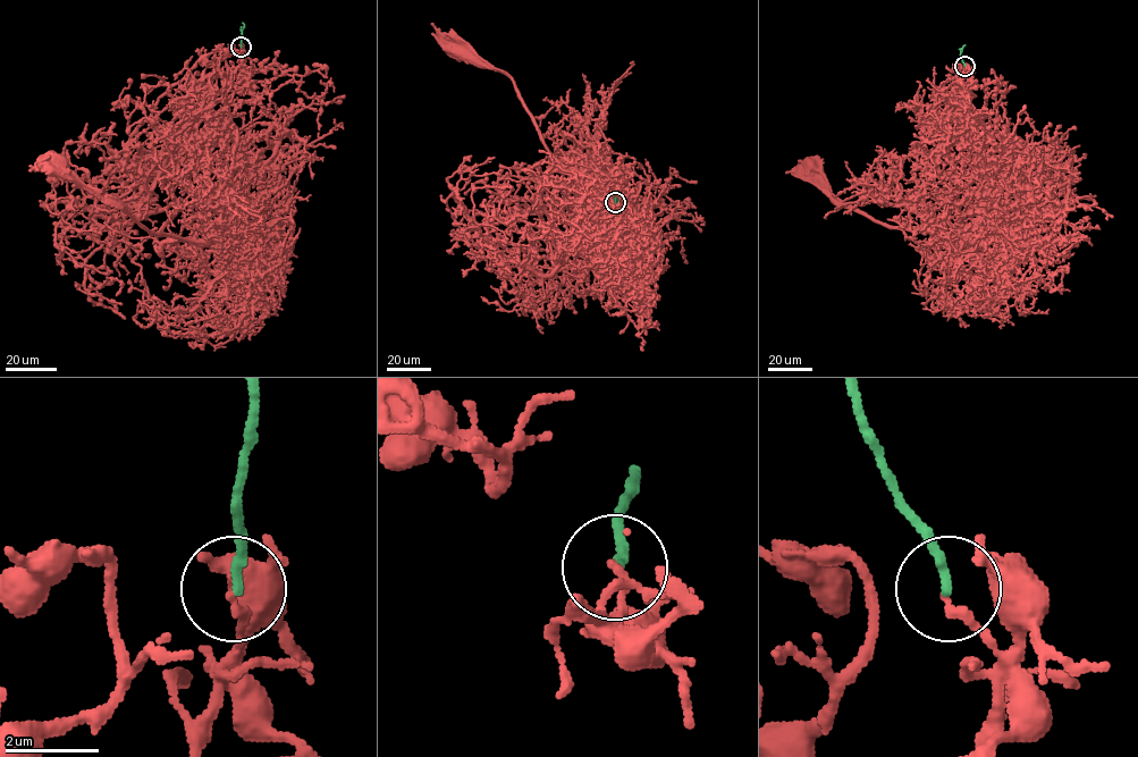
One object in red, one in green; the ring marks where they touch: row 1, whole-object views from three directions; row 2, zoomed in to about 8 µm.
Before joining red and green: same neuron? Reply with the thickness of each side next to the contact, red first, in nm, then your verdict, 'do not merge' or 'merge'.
calibres 190 and 200 nm; do not merge

